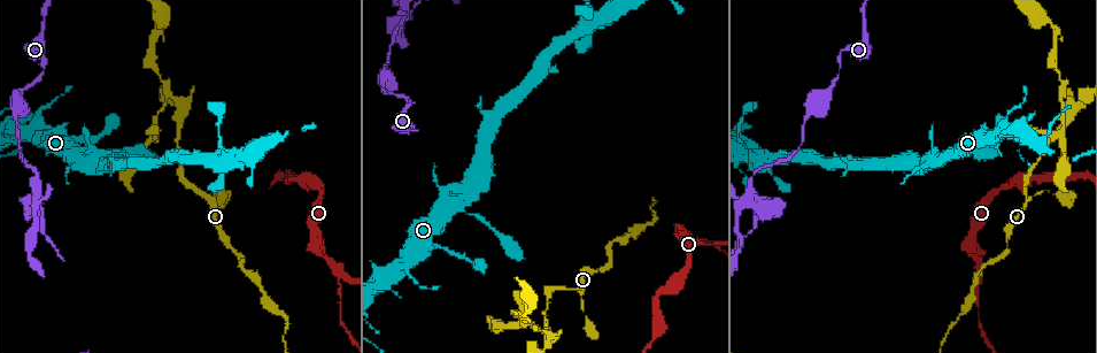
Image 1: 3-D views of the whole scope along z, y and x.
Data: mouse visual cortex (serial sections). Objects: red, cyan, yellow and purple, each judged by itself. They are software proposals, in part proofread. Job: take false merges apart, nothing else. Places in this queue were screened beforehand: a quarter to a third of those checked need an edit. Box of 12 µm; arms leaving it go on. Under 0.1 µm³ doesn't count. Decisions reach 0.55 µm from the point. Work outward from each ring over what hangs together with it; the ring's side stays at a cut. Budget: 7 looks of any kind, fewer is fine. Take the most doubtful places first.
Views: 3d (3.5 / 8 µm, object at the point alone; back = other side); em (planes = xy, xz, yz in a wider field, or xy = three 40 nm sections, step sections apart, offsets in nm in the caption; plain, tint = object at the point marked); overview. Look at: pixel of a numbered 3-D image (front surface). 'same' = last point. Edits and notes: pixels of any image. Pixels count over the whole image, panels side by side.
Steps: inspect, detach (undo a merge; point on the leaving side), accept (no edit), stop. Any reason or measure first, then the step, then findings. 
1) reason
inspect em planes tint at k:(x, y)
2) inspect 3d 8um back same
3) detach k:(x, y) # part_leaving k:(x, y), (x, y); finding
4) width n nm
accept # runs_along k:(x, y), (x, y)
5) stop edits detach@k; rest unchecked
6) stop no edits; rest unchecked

inspect 3d 8um at 1:(538, 328)

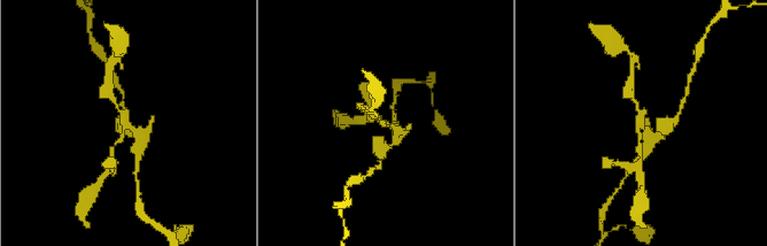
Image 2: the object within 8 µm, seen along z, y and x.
need the tissue
inspect em xy step 3 tint at 2:(127, 126)

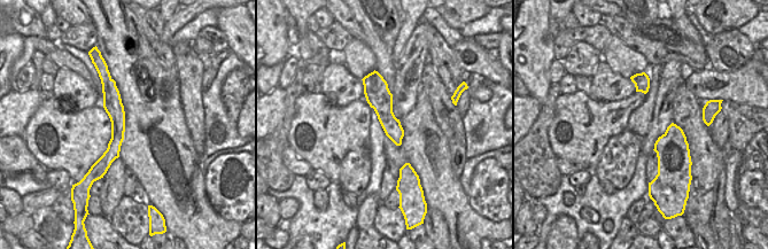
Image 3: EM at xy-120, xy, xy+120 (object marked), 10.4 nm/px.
detach 2:(109, 94) # border 3:(110, 78), (114, 107); a second cell is stuck on

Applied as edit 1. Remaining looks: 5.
redraw
inspect overview

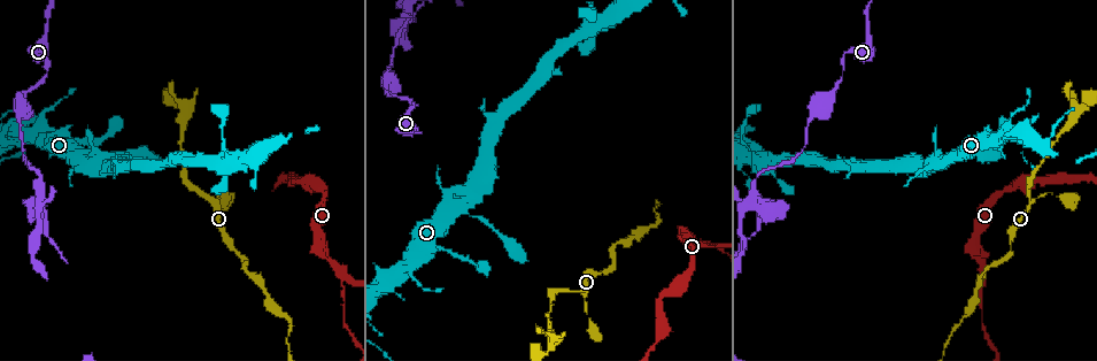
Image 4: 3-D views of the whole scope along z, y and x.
three-way junction
inspect 3d 3.5um at 4:(338, 274)

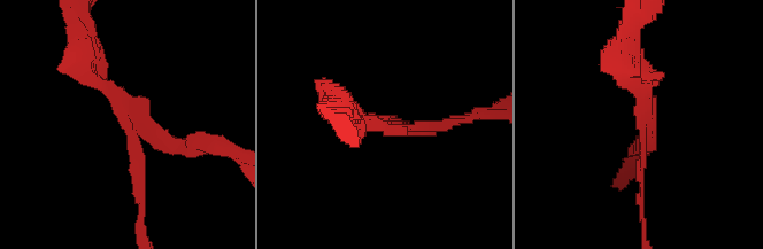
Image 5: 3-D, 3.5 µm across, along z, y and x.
now the EM
inspect em xy step 1 tint at 5:(390, 129)

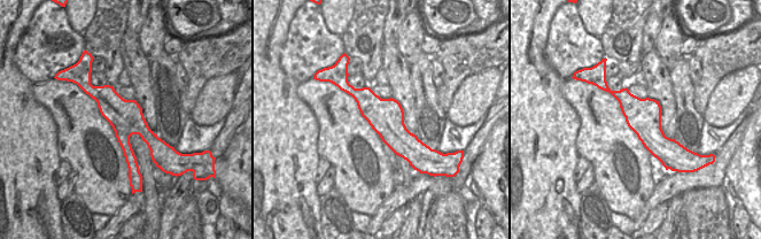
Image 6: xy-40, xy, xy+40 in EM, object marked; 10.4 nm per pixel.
detach 5:(136, 177) # part_leaving 5:(116, 101), (133, 118), (137, 203); two cells meet here

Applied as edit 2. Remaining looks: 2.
two arms at a narrow angle
inspect 3d 3.5um at 4:(755, 199)

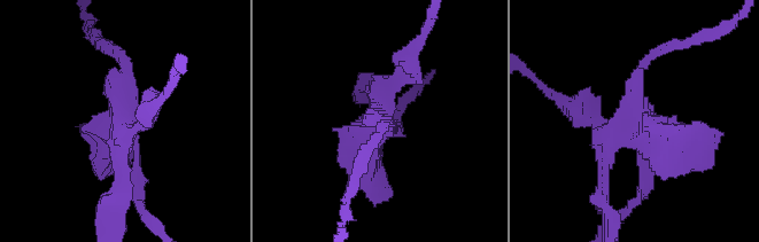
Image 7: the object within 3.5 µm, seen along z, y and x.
inspect em xy step 5 tint at 7:(378, 118)

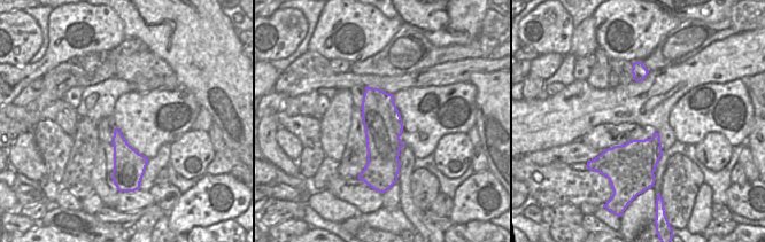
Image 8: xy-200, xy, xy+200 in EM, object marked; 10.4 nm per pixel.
detach 7:(117, 146) # part_leaving 7:(122, 75), (115, 151); a second cell is stuck on

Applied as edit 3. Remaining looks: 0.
stop edits detach@2, detach@5, detach@7; rest unchecked

